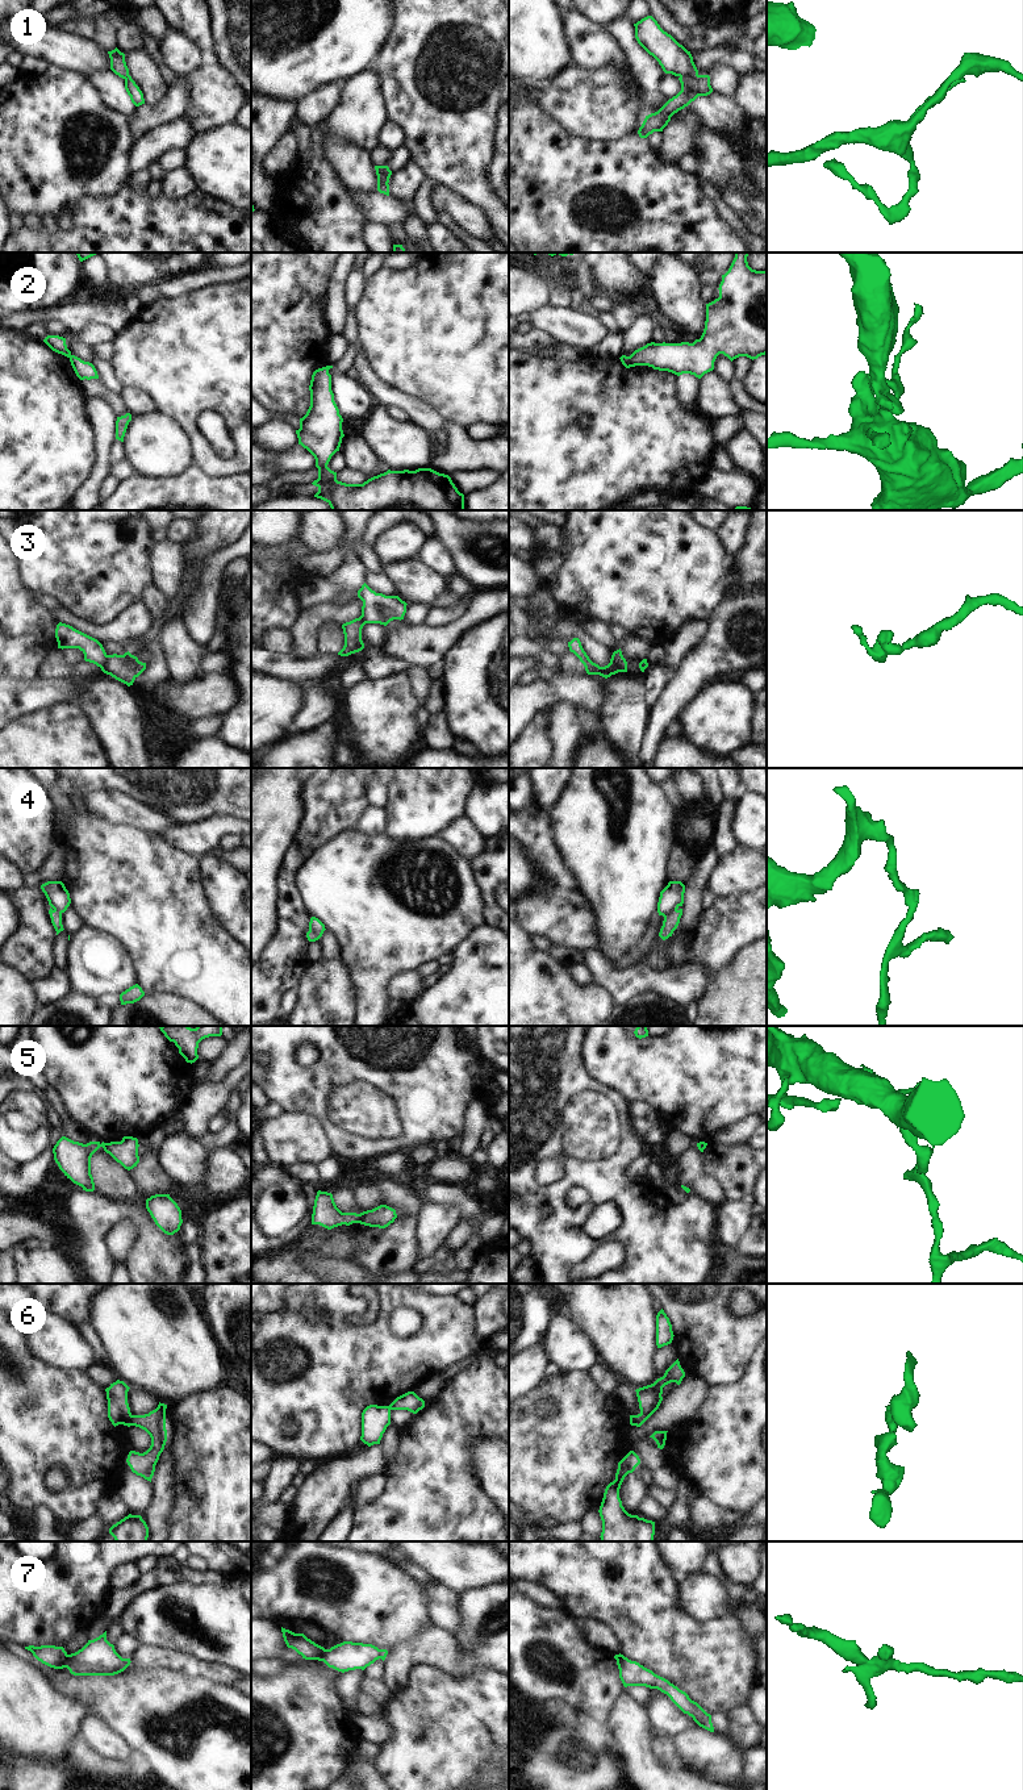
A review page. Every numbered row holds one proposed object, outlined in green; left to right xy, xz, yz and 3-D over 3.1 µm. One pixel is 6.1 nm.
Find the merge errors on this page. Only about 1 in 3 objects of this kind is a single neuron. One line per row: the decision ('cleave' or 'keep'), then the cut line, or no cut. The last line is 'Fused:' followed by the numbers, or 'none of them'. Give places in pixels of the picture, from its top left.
1: cleave; cut xz (385, 166), (385, 182), (378, 188)
2: cleave; cut yz (627, 357), (634, 366)
3: cleave; cut yz (612, 655), (621, 671)
4: cleave; cut yz (676, 909), (664, 917)
5: cleave; cut xz (359, 1214), (356, 1222)
6: cleave; cut xy (133, 1415), (129, 1425)
7: cleave; cut xy (69, 1655), (57, 1668)
Fused: 1, 2, 3, 4, 5, 6, 7

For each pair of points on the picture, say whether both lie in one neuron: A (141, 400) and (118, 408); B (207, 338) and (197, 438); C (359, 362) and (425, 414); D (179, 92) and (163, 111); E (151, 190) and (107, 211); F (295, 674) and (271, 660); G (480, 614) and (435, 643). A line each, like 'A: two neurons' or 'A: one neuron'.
A: two neurons
B: one neuron
C: one neuron
D: one neuron
E: two neurons
F: one neuron
G: one neuron

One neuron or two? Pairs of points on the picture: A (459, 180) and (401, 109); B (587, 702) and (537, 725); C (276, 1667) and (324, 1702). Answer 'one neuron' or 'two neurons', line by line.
A: one neuron
B: two neurons
C: two neurons

